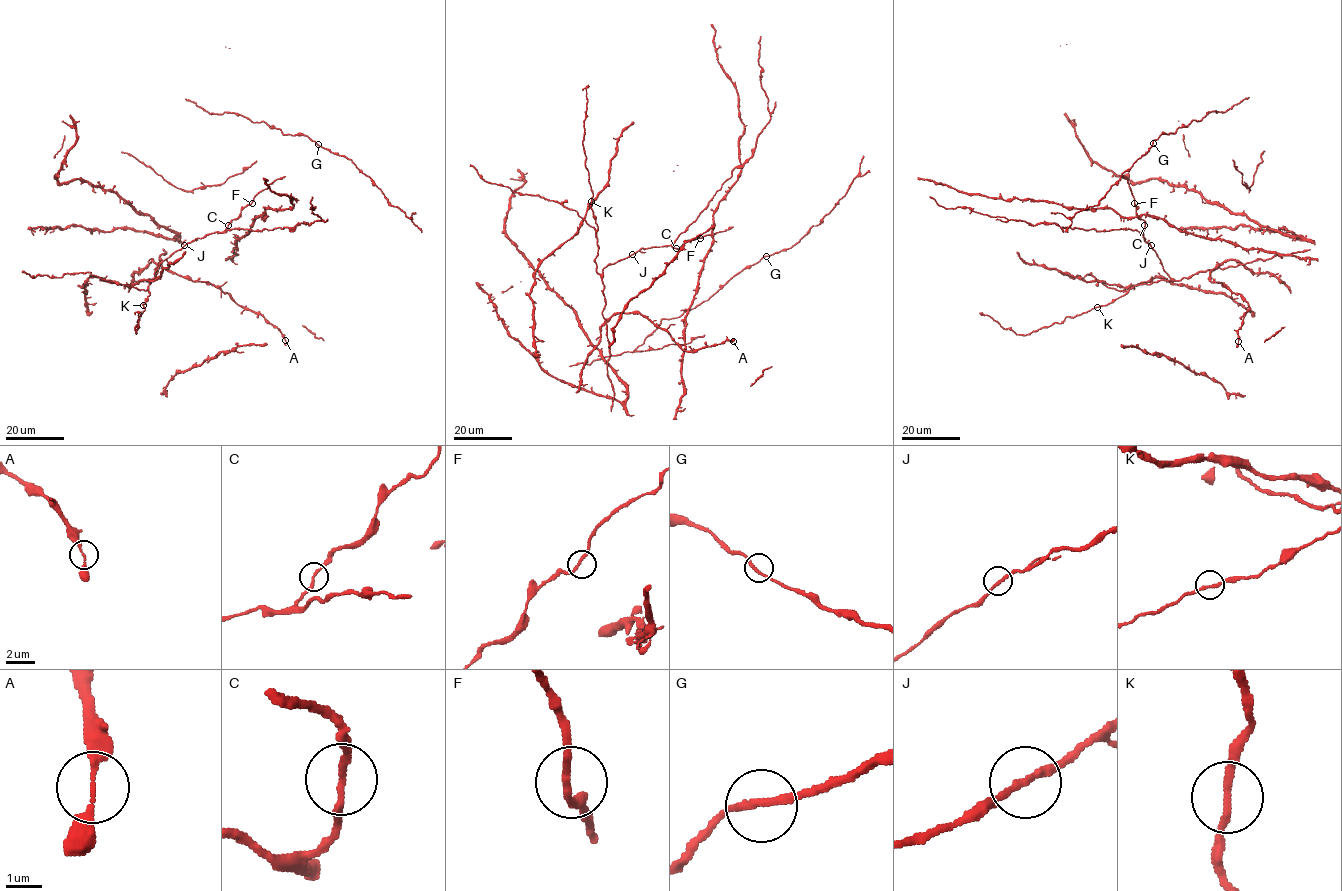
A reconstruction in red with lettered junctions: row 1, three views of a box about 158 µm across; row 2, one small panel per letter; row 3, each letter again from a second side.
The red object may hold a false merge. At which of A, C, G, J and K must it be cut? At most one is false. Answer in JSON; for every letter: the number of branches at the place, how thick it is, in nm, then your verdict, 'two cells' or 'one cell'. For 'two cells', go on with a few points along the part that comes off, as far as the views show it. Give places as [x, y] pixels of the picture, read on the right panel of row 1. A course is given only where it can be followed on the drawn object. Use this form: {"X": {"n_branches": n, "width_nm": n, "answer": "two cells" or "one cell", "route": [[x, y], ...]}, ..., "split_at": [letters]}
{"A": {"n_branches": 2, "width_nm": 190, "answer": "one cell"}, "C": {"n_branches": 2, "width_nm": 180, "answer": "two cells", "route": [[1145, 225], [1137, 215], [1134, 198], [1123, 175]]}, "G": {"n_branches": 2, "width_nm": 200, "answer": "one cell"}, "J": {"n_branches": 2, "width_nm": 200, "answer": "one cell"}, "K": {"n_branches": 2, "width_nm": 190, "answer": "one cell"}, "split_at": ["C"]}

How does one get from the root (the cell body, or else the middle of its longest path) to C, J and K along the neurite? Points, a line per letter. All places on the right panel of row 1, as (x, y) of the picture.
C: (1194, 273), (1179, 280), (1172, 279), (1145, 240), (1142, 232), (1145, 225)
J: (1194, 273), (1174, 280), (1164, 270), (1151, 245)
K: (1194, 273), (1179, 280), (1134, 285), (1123, 296), (1097, 307)

